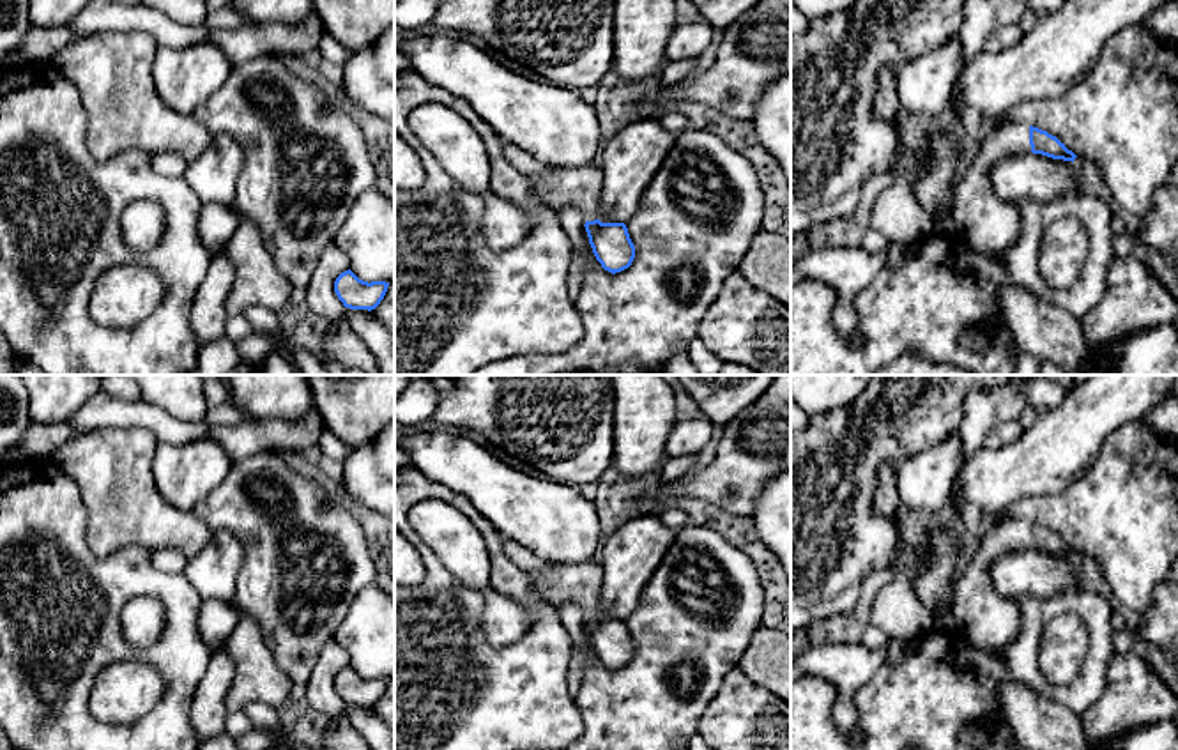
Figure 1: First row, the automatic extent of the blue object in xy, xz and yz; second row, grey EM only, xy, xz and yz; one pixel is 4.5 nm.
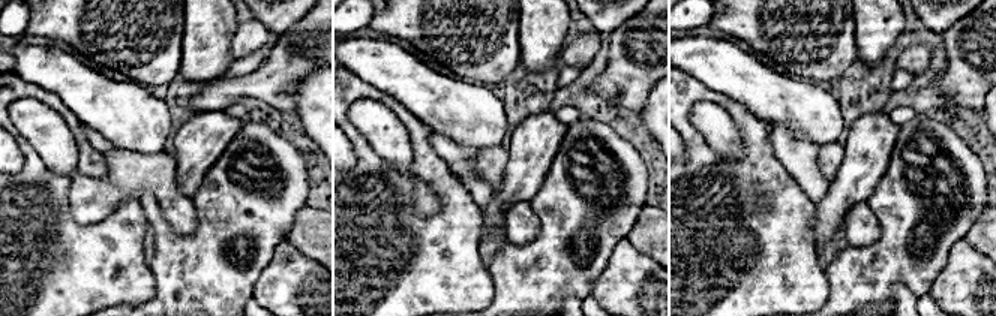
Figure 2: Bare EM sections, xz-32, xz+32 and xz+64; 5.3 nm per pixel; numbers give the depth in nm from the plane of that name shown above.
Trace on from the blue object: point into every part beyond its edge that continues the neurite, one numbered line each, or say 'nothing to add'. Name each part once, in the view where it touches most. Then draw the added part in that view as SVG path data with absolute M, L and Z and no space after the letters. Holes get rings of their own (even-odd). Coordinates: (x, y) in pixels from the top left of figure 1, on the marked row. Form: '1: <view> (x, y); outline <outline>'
1: yz (989, 225); outline M1006 122L978 145L973 165L953 182L953 214L971 249L1003 253L1019 239L1021 212L994 195L989 177L999 159L1024 152L1031 152L1029 126Z

